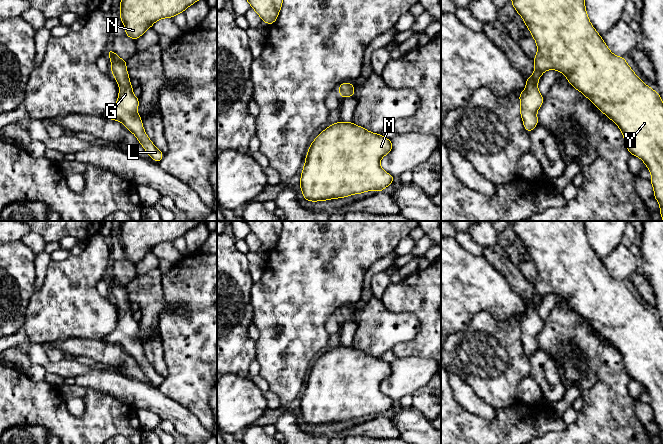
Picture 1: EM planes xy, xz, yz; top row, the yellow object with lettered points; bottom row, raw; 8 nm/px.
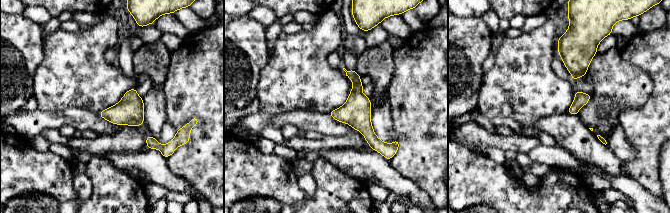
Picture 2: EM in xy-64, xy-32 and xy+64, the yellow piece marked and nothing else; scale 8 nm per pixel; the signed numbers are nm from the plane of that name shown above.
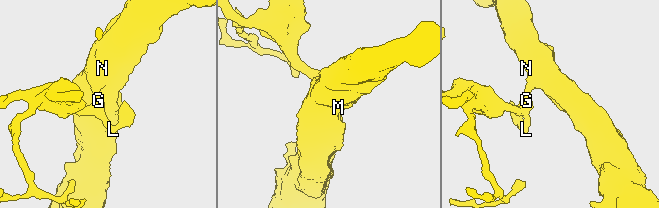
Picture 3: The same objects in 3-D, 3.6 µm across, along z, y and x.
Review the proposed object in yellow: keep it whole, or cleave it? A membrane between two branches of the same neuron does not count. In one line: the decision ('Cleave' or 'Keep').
Keep

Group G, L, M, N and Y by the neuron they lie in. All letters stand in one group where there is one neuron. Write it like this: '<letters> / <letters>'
G L M N Y

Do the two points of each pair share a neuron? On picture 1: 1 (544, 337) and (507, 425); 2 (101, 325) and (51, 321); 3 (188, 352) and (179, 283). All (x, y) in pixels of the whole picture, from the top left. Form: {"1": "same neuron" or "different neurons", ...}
{"1": "different neurons", "2": "same neuron", "3": "same neuron"}

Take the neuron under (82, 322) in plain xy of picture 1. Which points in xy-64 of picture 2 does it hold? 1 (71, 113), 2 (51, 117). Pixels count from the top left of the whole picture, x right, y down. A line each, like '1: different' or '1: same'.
1: different
2: different

